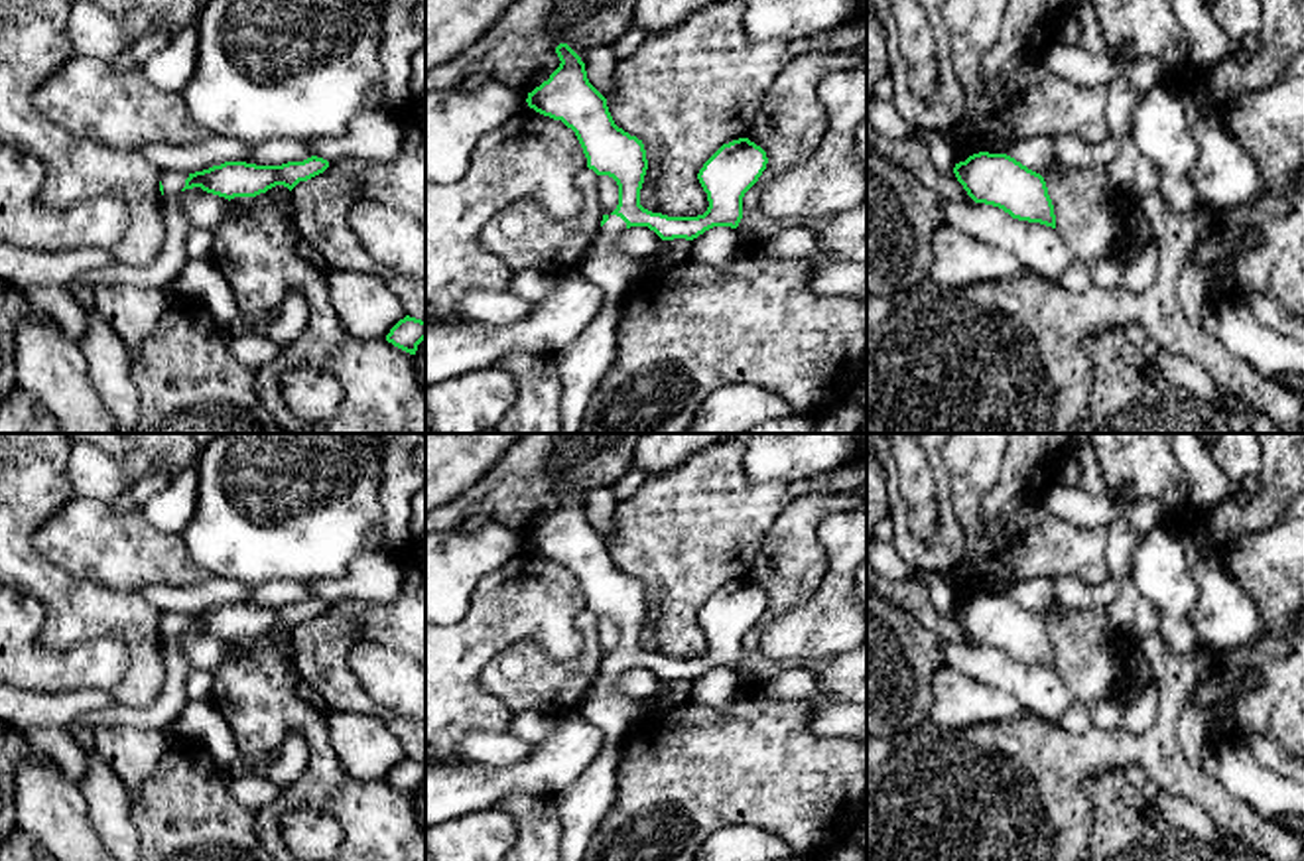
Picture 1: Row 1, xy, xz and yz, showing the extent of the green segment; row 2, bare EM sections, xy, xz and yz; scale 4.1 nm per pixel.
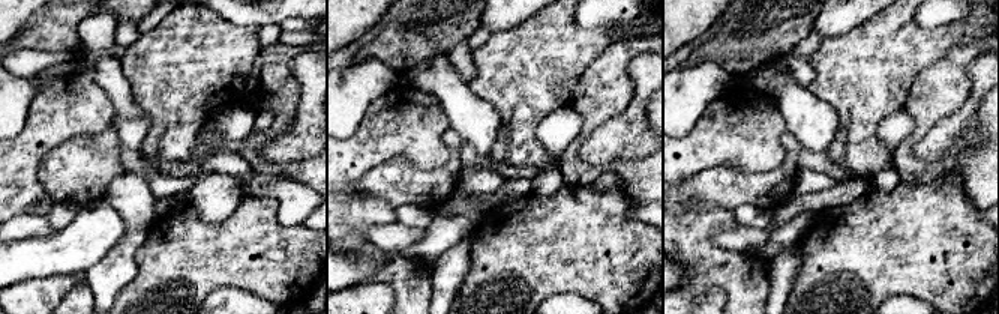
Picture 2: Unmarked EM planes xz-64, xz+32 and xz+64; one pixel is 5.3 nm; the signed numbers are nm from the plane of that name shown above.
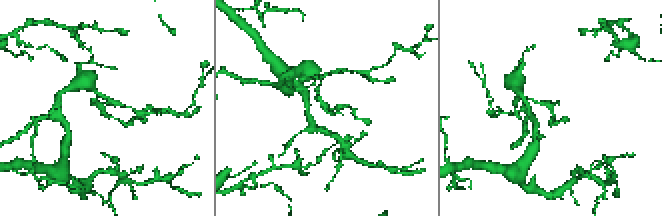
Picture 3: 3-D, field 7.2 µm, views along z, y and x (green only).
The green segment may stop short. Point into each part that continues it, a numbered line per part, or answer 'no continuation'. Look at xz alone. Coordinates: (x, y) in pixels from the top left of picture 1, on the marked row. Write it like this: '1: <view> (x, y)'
1: xz (582, 365)

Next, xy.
1: xy (174, 182)

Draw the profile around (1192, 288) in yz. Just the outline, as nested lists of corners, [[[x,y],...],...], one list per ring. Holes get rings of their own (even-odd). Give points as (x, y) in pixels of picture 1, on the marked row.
[[[1186,260],[1178,274],[1176,296],[1186,317],[1202,325],[1204,303],[1209,299],[1209,284],[1206,272],[1194,260]]]

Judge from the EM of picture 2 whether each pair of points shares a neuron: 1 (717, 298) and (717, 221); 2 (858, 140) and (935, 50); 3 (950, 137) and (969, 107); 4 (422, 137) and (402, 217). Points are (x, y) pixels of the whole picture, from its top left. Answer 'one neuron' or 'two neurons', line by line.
1: two neurons
2: one neuron
3: one neuron
4: two neurons

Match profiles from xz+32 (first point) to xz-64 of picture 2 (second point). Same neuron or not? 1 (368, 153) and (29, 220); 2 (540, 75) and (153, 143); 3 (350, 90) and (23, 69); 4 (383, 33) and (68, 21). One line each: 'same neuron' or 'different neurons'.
1: different neurons
2: same neuron
3: different neurons
4: same neuron

